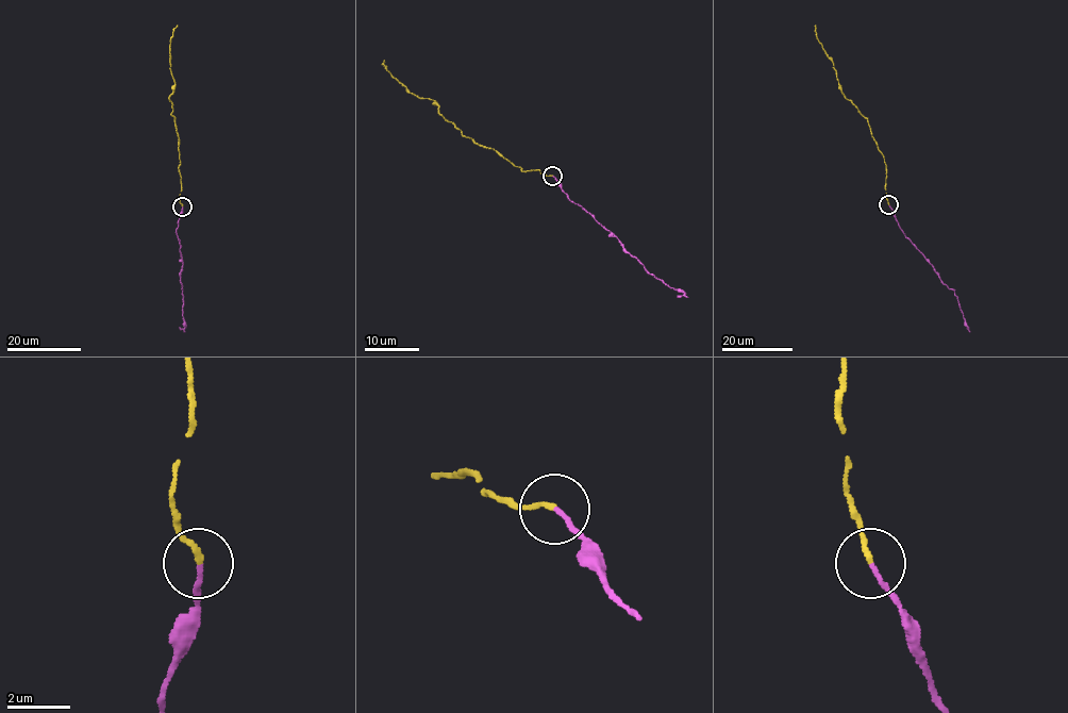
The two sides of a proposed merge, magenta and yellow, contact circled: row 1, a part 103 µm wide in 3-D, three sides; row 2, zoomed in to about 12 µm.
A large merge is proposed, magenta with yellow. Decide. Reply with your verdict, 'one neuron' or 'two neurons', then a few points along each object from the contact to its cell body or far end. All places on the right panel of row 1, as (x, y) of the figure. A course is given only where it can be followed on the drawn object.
one neuron | magenta via (889, 204), (901, 230), (940, 281), (954, 291), (967, 327) | yellow via (889, 204), (884, 156), (868, 120), (841, 92), (833, 62), (819, 42), (815, 26)

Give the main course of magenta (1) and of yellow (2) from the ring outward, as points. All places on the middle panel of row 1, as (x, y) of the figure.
1: (553, 176), (570, 199), (594, 215), (649, 272), (684, 293), (677, 297)
2: (553, 176), (521, 170), (463, 135), (439, 114), (432, 99), (412, 94), (389, 72), (384, 60)

